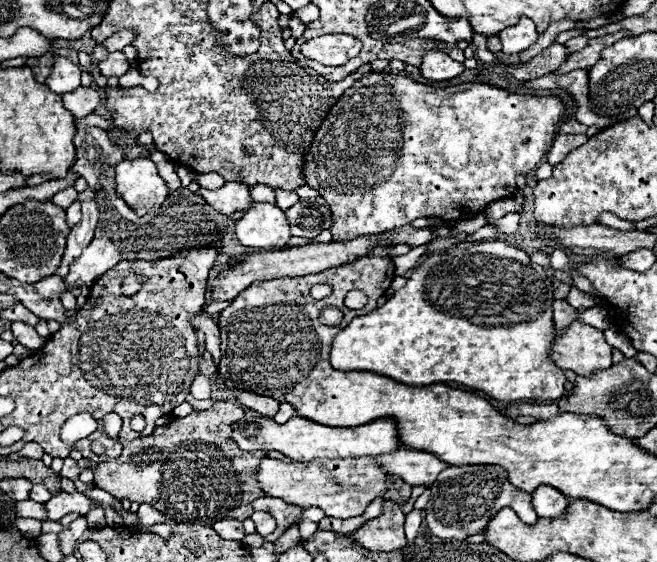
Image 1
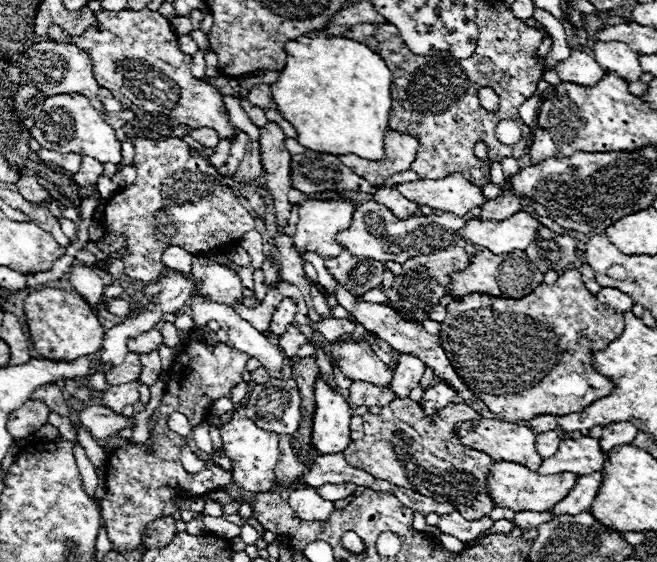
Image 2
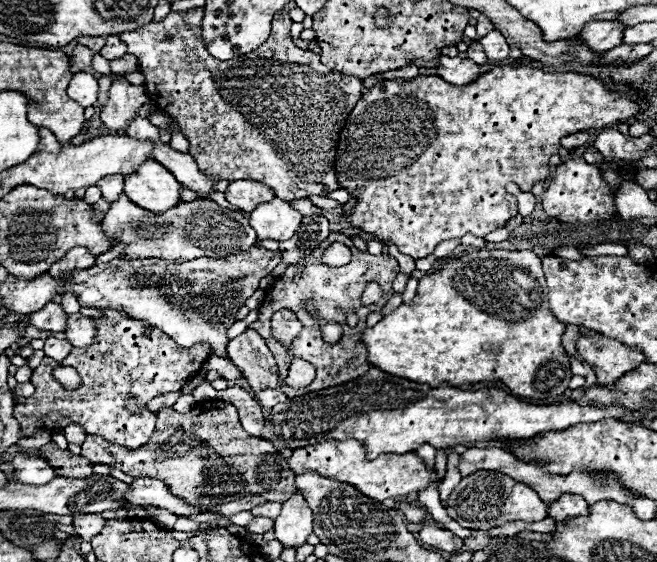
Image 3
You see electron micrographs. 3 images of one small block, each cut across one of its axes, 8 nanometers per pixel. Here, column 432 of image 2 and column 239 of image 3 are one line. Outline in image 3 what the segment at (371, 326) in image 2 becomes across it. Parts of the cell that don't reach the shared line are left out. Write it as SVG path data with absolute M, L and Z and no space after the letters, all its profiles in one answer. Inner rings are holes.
M246 330L234 340L230 340L226 350L232 364L242 372L248 386L256 394L268 388L280 388L280 374L274 356L254 330Z

